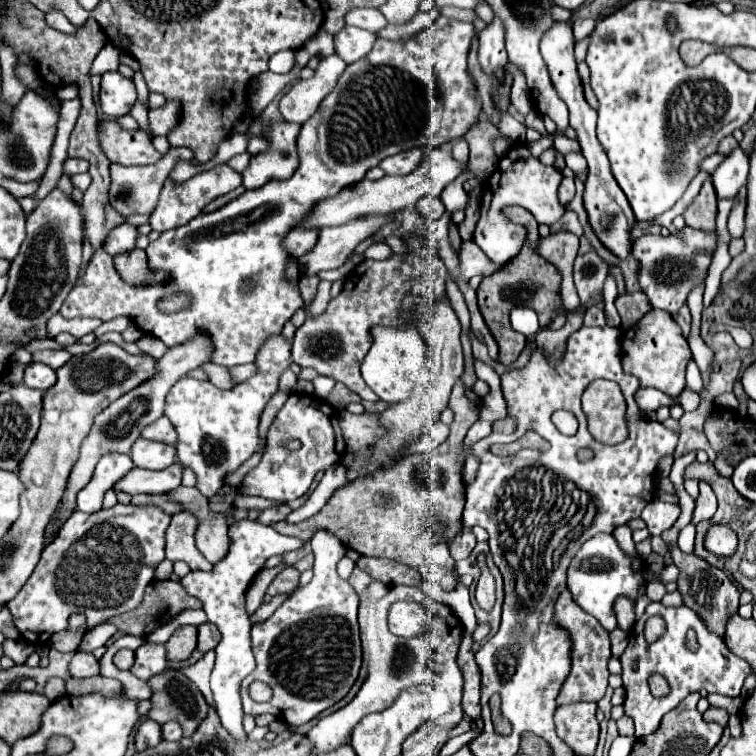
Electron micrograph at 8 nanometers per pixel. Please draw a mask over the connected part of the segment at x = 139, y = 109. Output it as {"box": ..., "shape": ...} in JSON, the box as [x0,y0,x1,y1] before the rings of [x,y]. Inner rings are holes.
{"box":[129,100,154,139],"shape":[[[137,100],[135,104],[133,104],[133,108],[131,108],[131,112],[129,112],[133,118],[137,118],[137,122],[139,123],[140,129],[145,131],[150,139],[153,139],[154,135],[149,130],[148,124],[148,109]]]}

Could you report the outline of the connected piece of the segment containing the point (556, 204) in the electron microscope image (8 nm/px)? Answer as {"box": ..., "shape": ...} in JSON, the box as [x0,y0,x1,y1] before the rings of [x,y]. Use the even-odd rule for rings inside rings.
{"box":[473,142,565,266],"shape":[[[517,142],[509,148],[509,152],[501,158],[495,174],[487,178],[483,184],[483,196],[481,196],[481,218],[477,222],[473,242],[485,252],[485,256],[495,264],[503,266],[507,264],[523,246],[523,240],[527,237],[526,229],[507,220],[503,216],[503,208],[507,206],[521,206],[529,210],[539,224],[555,224],[565,208],[557,198],[557,188],[561,184],[561,172],[553,166],[543,166],[537,158],[529,154],[523,142]]]}

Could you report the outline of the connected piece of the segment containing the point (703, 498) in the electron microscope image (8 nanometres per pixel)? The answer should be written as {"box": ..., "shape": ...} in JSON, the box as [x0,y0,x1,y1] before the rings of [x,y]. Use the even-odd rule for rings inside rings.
{"box":[693,482,717,524],"shape":[[[699,482],[699,498],[695,500],[695,510],[693,510],[693,524],[699,524],[701,520],[709,520],[717,510],[717,500],[711,484]]]}

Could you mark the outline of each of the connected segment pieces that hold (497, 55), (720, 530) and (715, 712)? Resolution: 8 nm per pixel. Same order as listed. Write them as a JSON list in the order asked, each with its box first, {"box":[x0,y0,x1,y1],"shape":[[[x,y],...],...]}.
[{"box":[479,16,507,74],"shape":[[[497,16],[479,32],[479,64],[487,74],[495,74],[499,66],[507,64],[505,28]]]},{"box":[705,526,737,556],"shape":[[[717,526],[717,528],[713,528],[709,532],[705,548],[709,552],[719,554],[719,556],[729,556],[737,548],[737,534],[731,532],[731,530],[727,530],[727,526]]]},{"box":[703,706,729,726],"shape":[[[711,706],[711,708],[703,714],[703,718],[705,718],[707,722],[715,722],[715,724],[719,724],[719,726],[727,726],[729,714],[725,714],[723,708],[713,708],[713,706]]]}]

